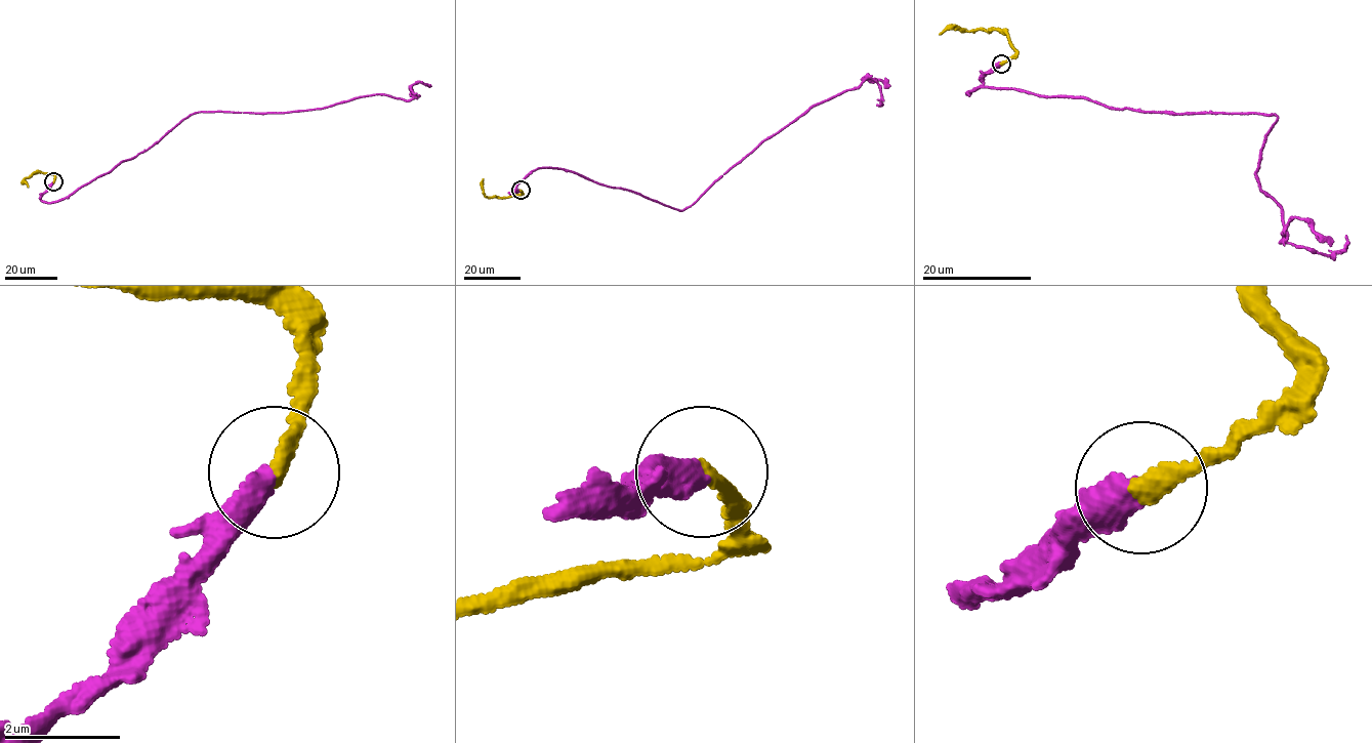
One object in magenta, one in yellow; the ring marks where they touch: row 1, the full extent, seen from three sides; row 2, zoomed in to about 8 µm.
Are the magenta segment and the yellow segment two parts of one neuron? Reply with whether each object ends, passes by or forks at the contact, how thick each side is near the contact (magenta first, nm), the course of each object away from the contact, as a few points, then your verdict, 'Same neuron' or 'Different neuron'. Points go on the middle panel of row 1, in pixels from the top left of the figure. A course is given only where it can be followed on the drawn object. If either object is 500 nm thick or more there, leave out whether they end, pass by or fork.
At the ring magenta ends. At the ring yellow ends. Thickness 440 nm (magenta) against 300 nm. Course of magenta: (521, 190), (511, 195), (532, 172), (556, 167), (684, 210), (811, 108), (857, 87), (866, 75), (889, 86). Course of yellow: (521, 190), (521, 195), (489, 198), (485, 195), (483, 178). Same neuron

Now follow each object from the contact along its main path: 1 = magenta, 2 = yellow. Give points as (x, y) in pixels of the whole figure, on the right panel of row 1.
1: (1001, 63), (967, 93), (1272, 113), (1256, 173), (1282, 207), (1282, 241), (1295, 217), (1330, 246)
2: (1001, 63), (1015, 52), (1001, 31), (953, 28), (945, 29), (940, 35)

